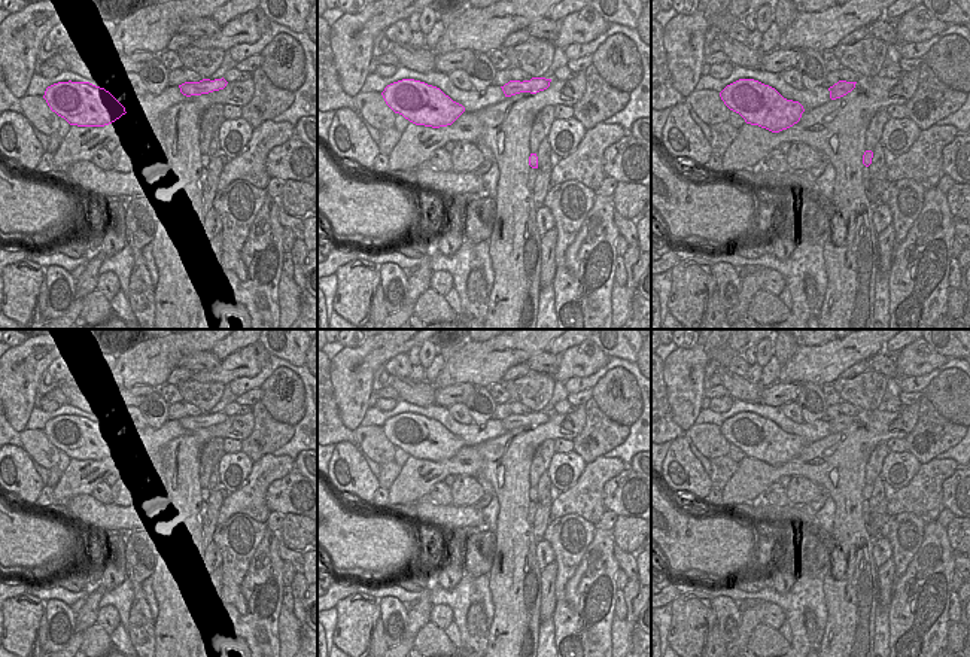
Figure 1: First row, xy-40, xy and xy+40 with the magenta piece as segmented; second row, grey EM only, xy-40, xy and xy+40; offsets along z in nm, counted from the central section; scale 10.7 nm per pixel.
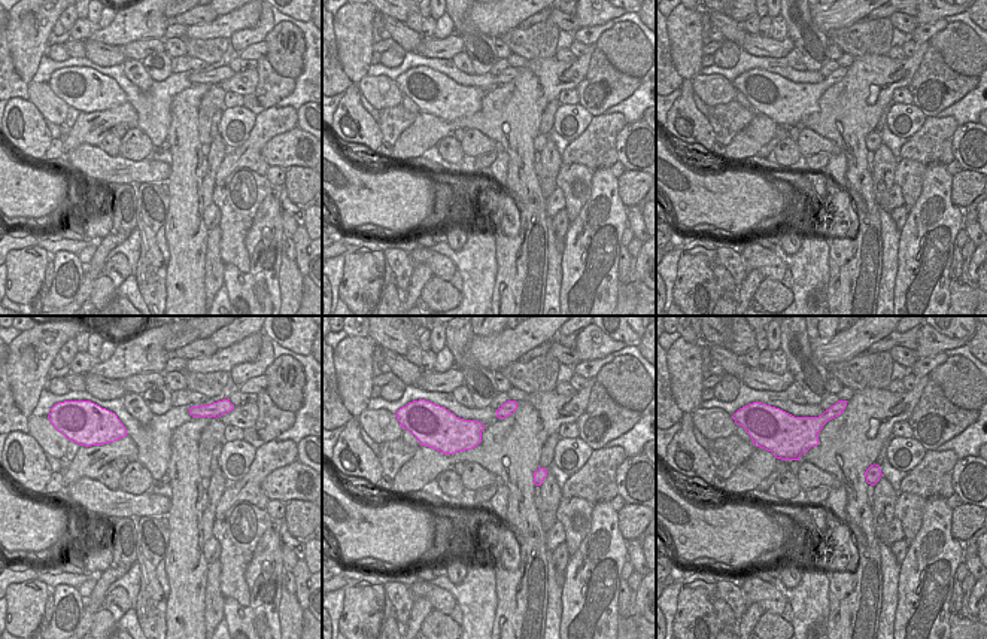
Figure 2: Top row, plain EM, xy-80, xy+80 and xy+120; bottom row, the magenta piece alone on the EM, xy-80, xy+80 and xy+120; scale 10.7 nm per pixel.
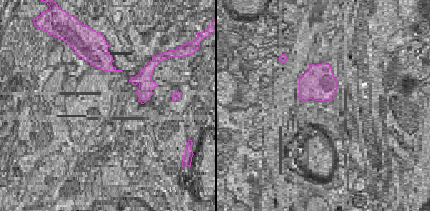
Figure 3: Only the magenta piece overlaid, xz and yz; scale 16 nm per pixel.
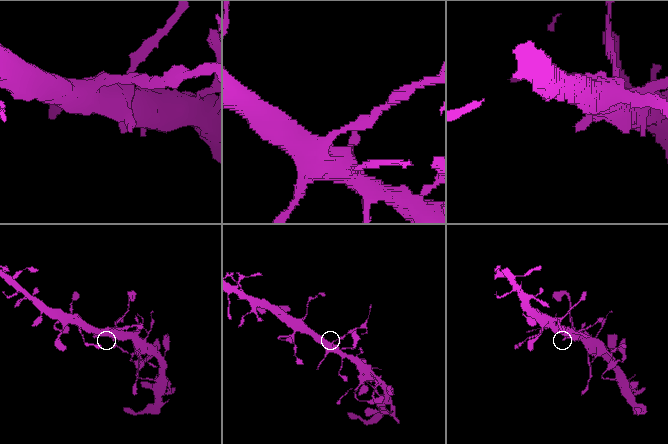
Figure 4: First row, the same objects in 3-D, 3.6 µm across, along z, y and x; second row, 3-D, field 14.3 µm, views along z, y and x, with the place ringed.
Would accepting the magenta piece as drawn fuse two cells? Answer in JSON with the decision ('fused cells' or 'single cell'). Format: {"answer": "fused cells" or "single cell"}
{"answer": "fused cells"}

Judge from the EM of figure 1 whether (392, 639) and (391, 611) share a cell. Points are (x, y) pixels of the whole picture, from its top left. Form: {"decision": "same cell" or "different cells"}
{"decision": "same cell"}

